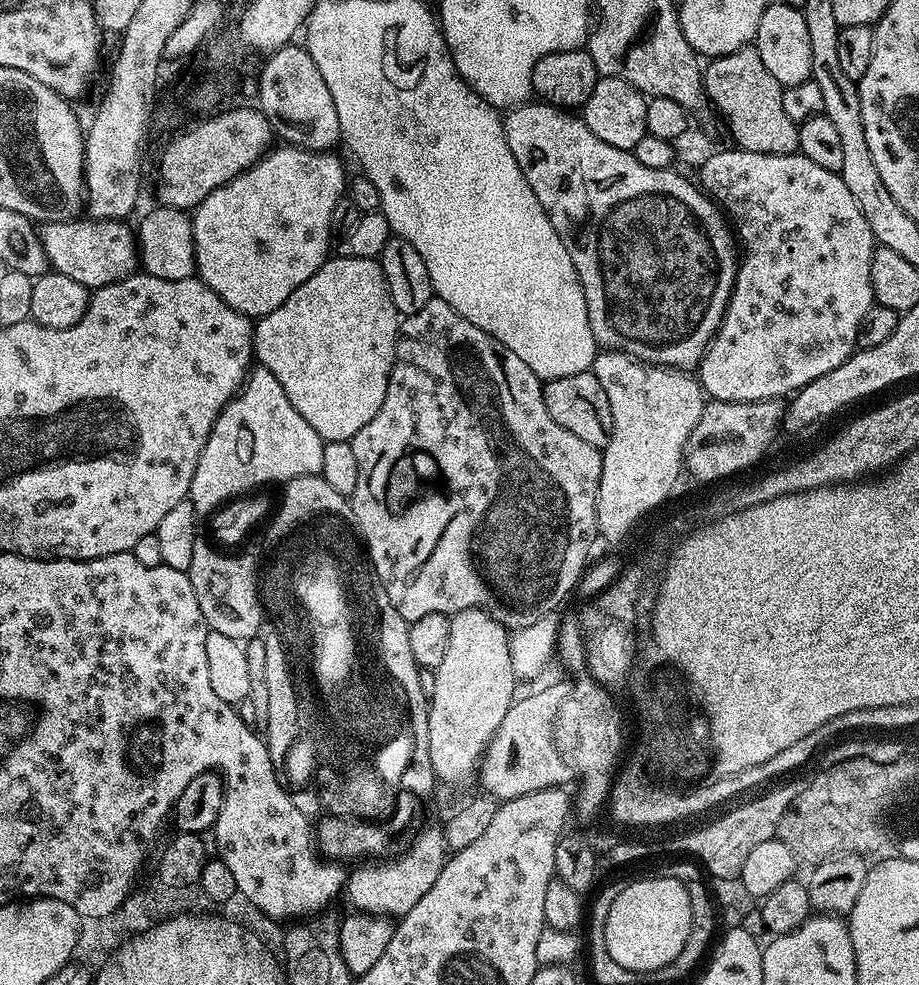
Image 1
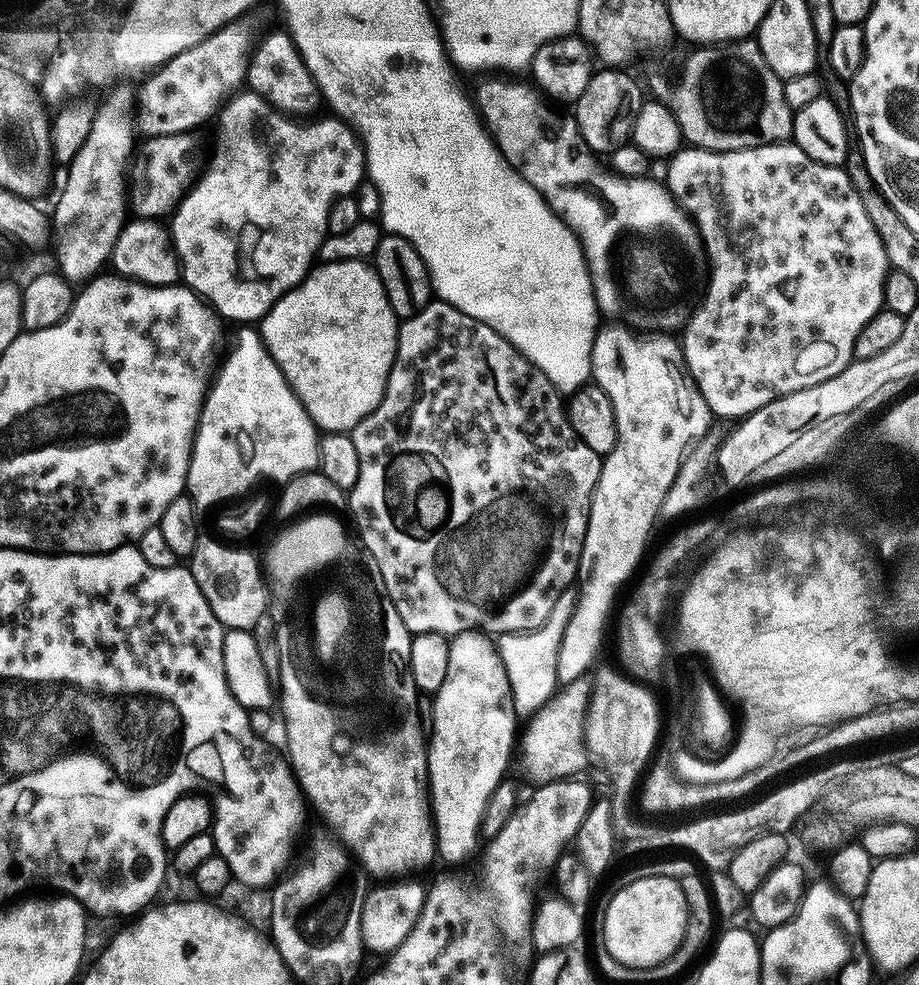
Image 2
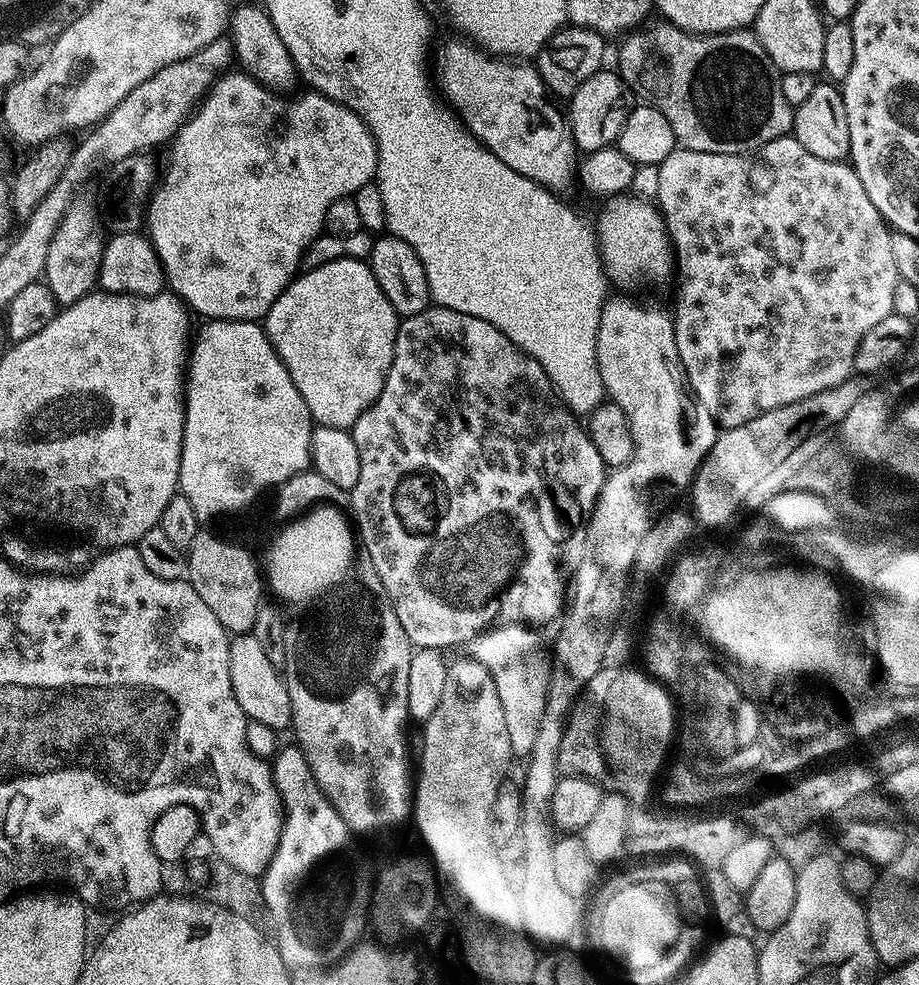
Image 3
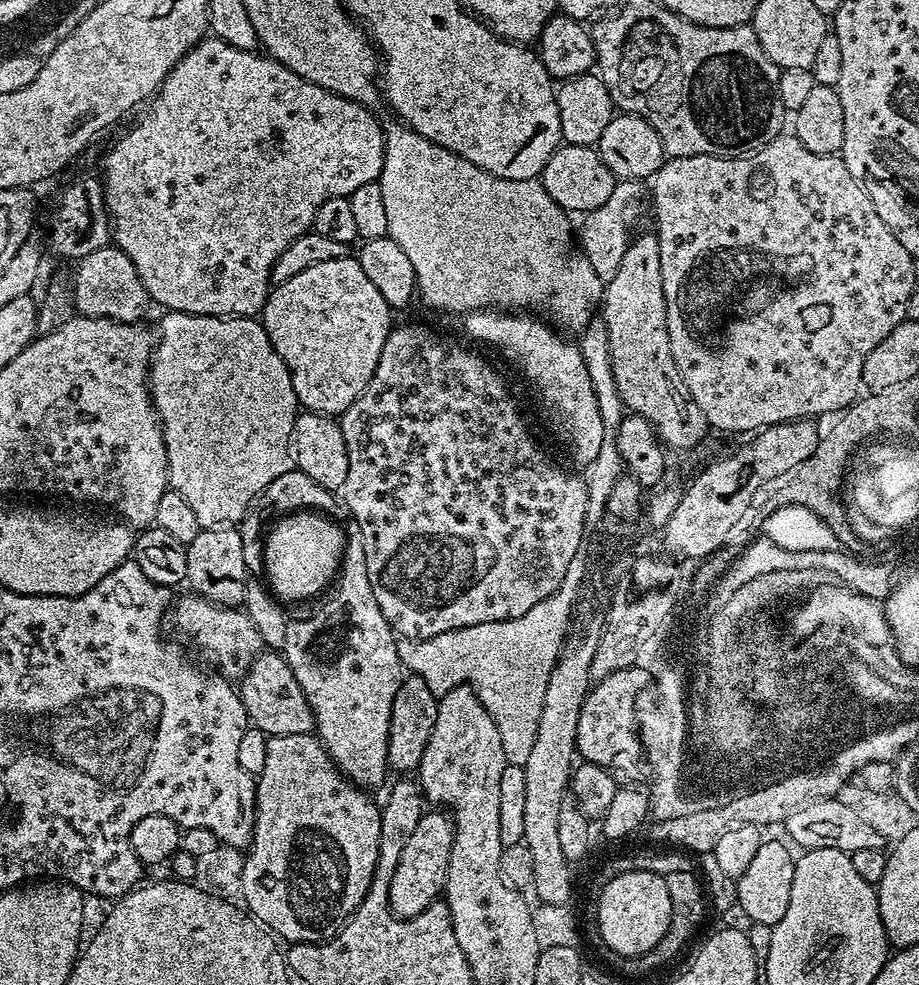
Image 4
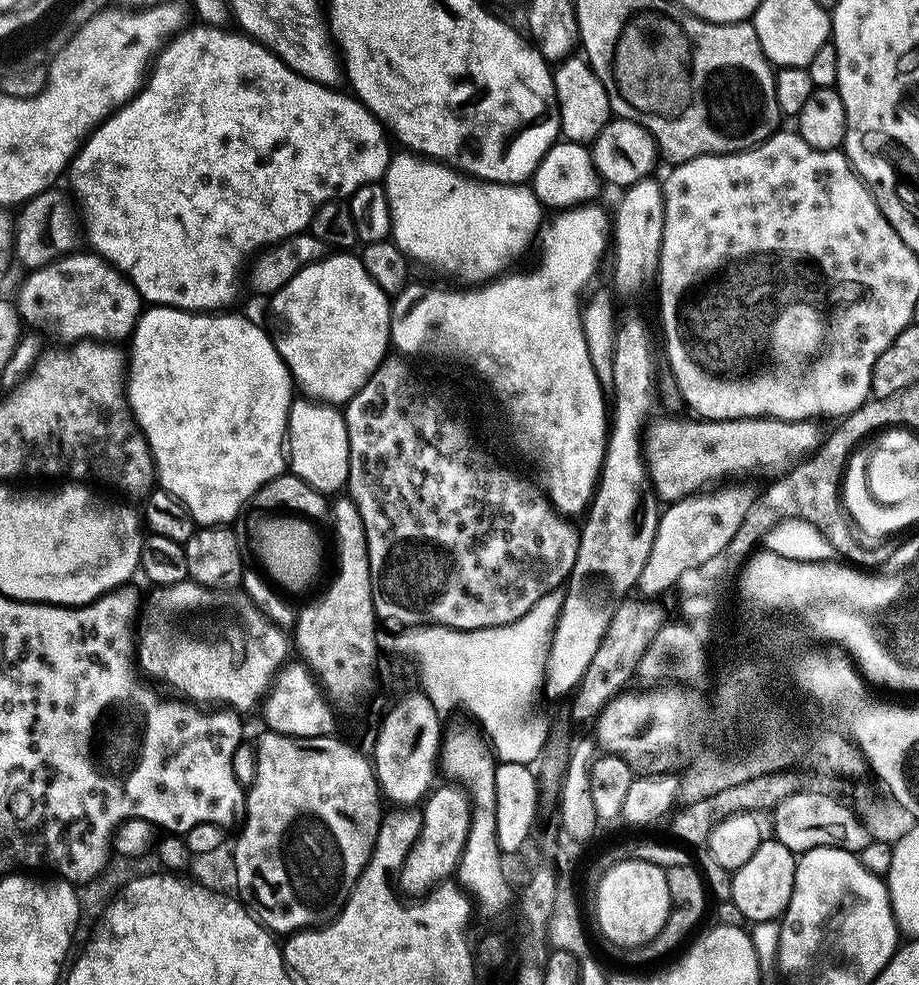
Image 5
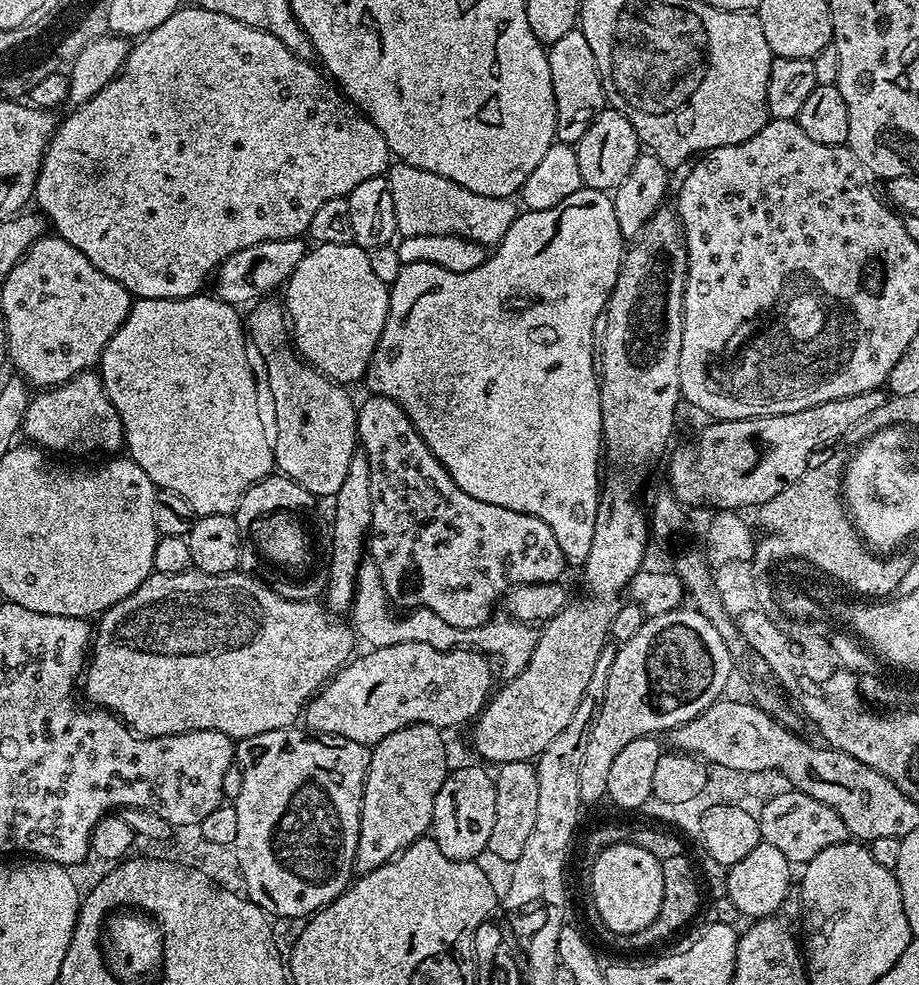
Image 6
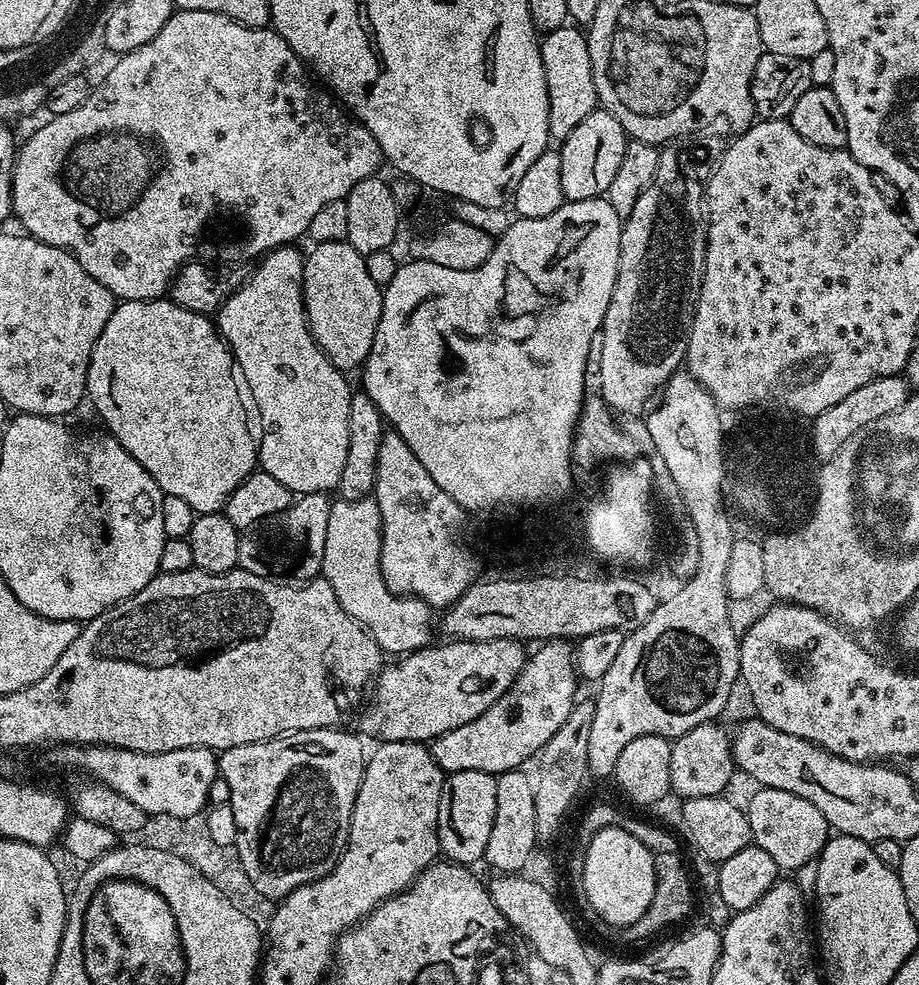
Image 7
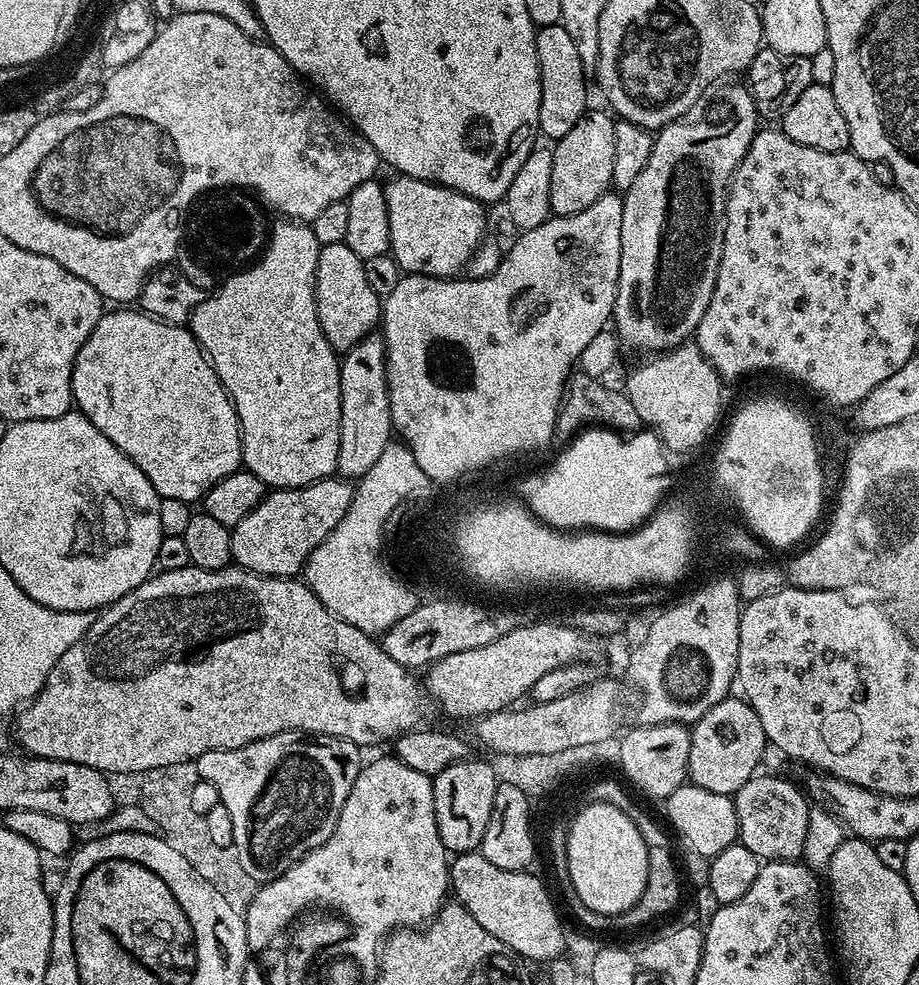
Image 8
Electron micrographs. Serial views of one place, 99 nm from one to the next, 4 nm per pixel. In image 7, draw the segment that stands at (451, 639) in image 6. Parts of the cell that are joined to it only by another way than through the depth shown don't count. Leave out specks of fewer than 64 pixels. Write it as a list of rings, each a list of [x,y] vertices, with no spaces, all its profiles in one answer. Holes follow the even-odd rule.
[[[372,496],[361,500],[333,499],[330,506],[330,522],[326,522],[326,544],[320,559],[320,572],[326,578],[326,582],[330,582],[330,586],[334,586],[334,598],[338,598],[338,602],[342,602],[342,610],[346,610],[346,614],[350,614],[359,624],[363,624],[367,628],[381,653],[416,652],[420,648],[429,647],[430,641],[433,639],[431,636],[434,612],[428,607],[426,601],[418,599],[417,596],[400,596],[386,586],[380,569],[381,530],[382,518]]]

